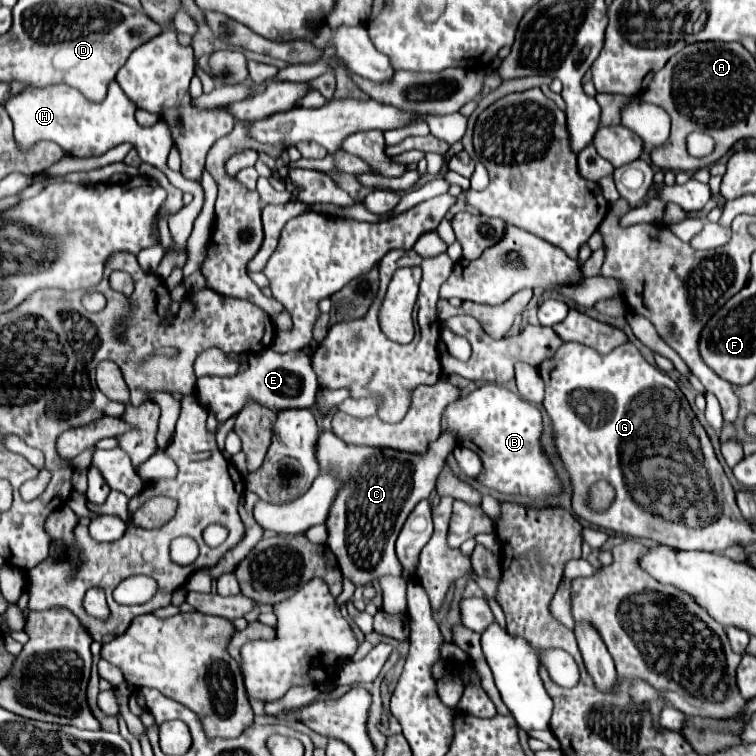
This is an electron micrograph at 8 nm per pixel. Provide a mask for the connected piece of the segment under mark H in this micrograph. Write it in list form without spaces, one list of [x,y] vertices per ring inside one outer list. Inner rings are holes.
[[[116,81],[110,83],[108,95],[102,103],[92,103],[92,101],[84,99],[84,95],[80,95],[76,89],[72,89],[68,85],[48,85],[42,89],[26,87],[18,95],[12,95],[12,99],[8,99],[8,103],[4,107],[12,119],[14,137],[22,149],[28,149],[28,147],[32,147],[32,143],[46,139],[46,141],[58,143],[68,155],[98,157],[120,143],[126,143],[126,141],[132,143],[138,149],[140,159],[144,163],[150,163],[150,165],[158,167],[162,173],[166,173],[166,177],[170,179],[170,183],[174,187],[192,193],[192,202],[180,209],[176,215],[172,215],[172,219],[168,219],[170,233],[174,239],[172,249],[186,247],[186,239],[190,237],[194,219],[198,217],[202,205],[204,205],[204,189],[200,183],[188,181],[180,173],[174,173],[168,169],[166,157],[172,149],[172,133],[168,129],[168,123],[158,121],[154,127],[140,127],[134,119],[136,105],[124,95],[124,91],[120,89],[120,85]]]

